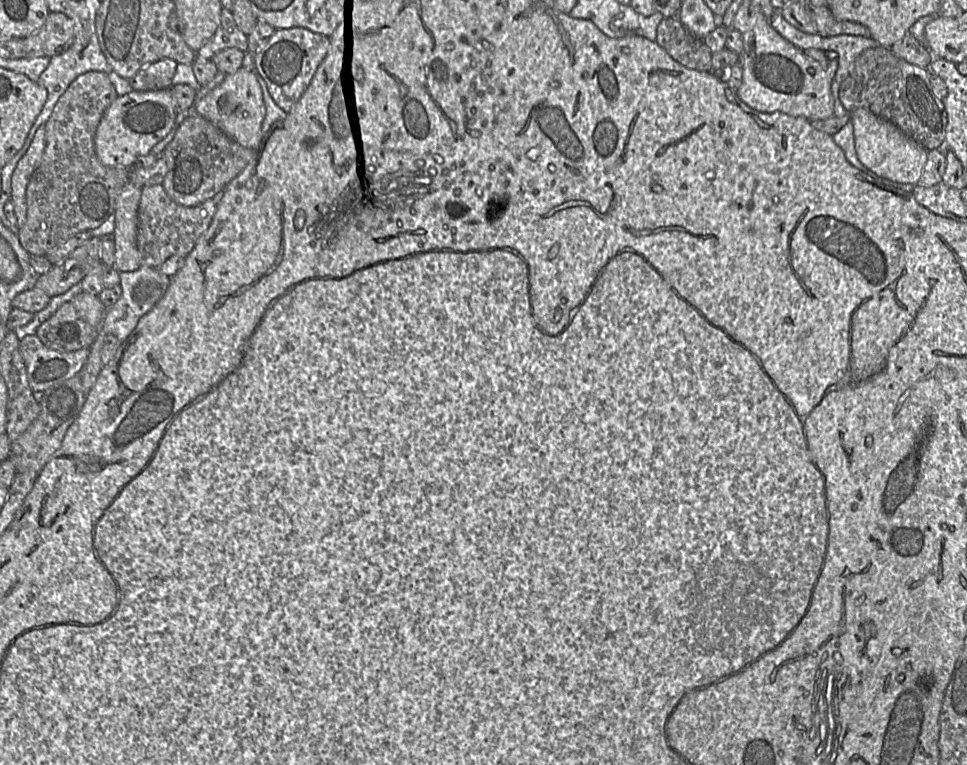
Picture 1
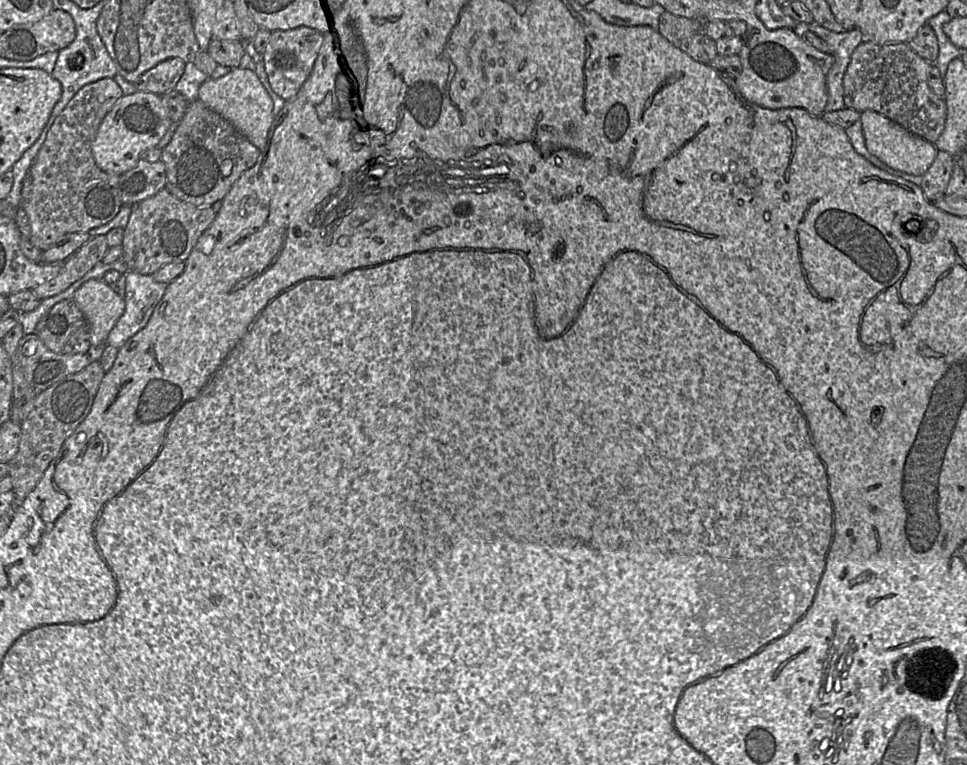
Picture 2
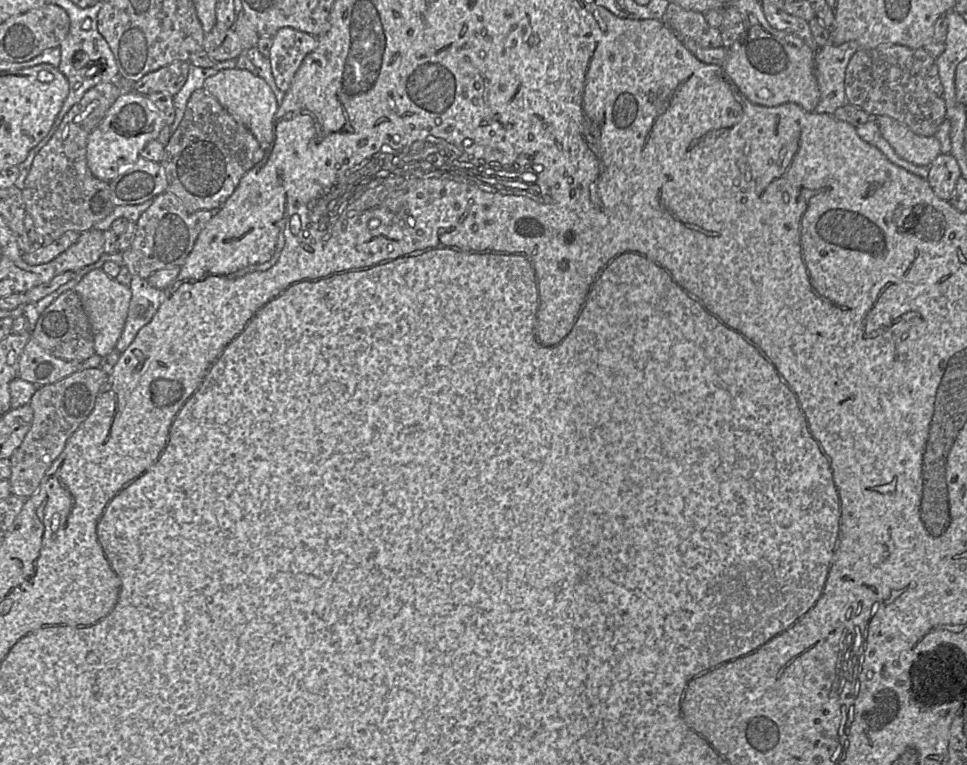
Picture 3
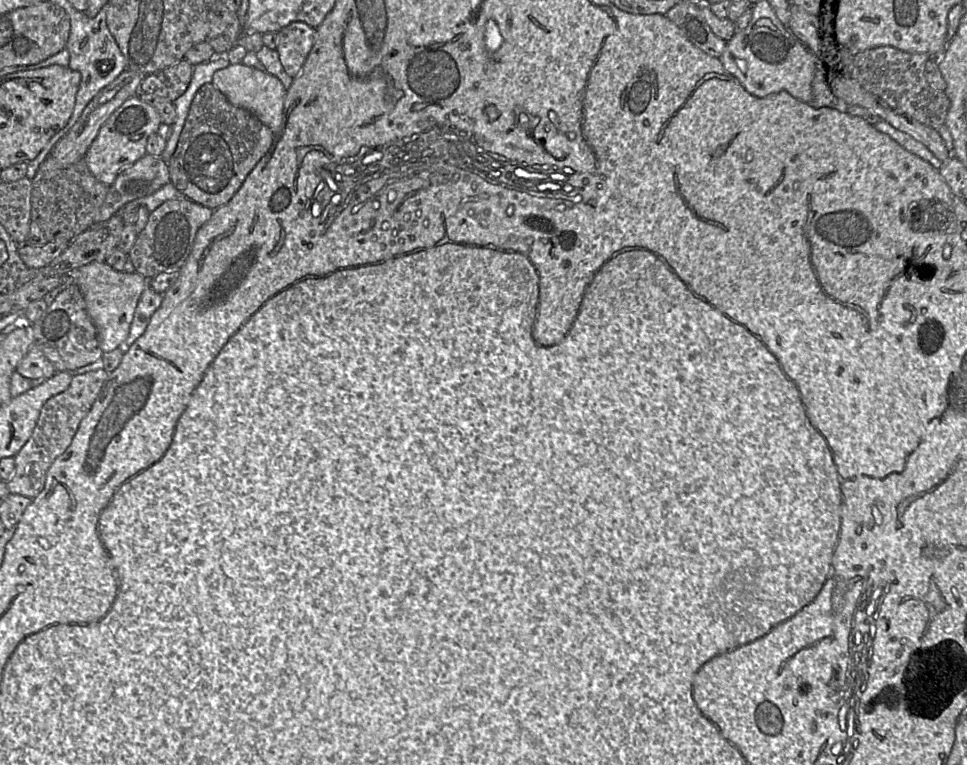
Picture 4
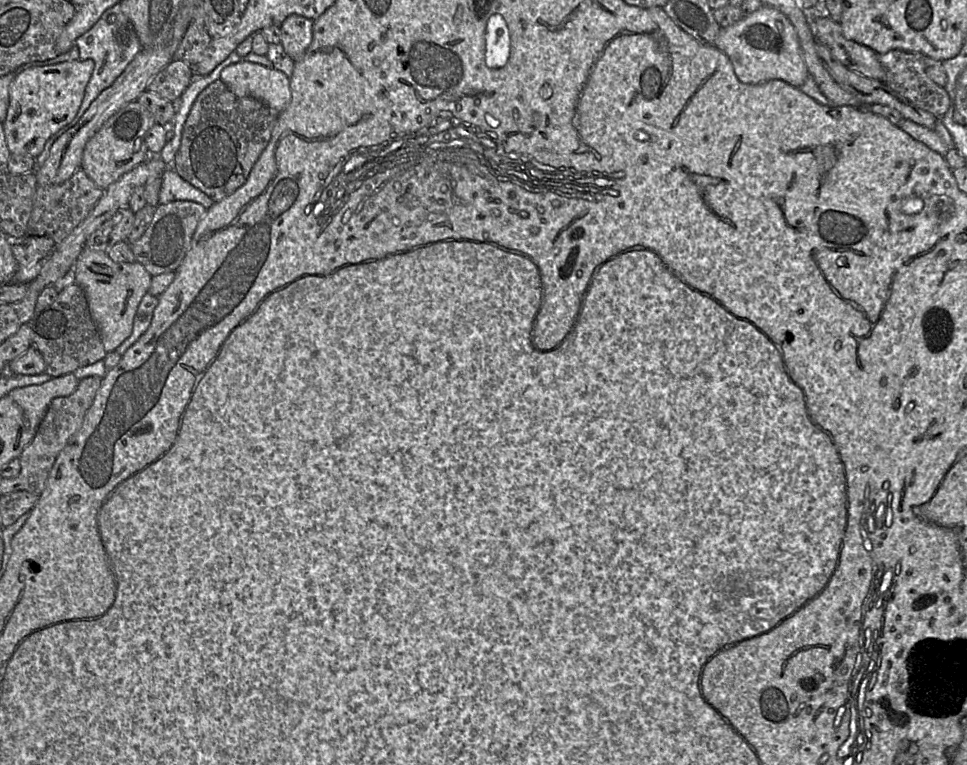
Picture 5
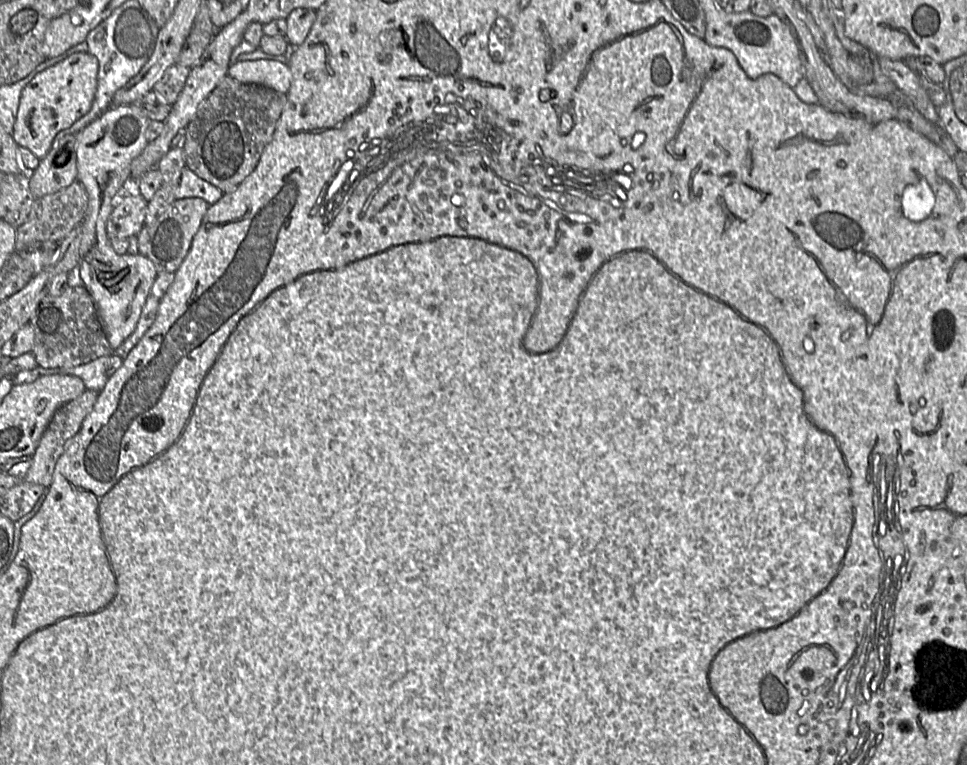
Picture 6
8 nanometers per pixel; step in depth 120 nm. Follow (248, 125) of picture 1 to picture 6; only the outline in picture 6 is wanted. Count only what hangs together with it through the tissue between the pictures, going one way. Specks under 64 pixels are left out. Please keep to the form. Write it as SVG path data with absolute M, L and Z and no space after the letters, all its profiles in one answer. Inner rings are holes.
M271 60L236 61L230 65L227 76L241 82L258 84L287 94L292 74L287 64Z

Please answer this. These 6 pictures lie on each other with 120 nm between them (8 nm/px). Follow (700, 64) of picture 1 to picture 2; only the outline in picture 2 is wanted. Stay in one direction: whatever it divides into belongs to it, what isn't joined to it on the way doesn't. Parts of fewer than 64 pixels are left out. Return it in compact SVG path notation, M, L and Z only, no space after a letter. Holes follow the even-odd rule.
M668 11L659 18L659 33L692 59L709 64L717 55L716 41L705 31L705 23L695 18L676 16Z

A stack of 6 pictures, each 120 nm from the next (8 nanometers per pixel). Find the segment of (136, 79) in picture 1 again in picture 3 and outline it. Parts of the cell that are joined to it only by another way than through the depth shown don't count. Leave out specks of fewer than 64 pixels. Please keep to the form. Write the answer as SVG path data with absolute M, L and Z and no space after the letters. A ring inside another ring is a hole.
M189 61L173 62L142 77L133 84L132 90L144 96L153 93L167 93L174 96L187 80L189 65Z

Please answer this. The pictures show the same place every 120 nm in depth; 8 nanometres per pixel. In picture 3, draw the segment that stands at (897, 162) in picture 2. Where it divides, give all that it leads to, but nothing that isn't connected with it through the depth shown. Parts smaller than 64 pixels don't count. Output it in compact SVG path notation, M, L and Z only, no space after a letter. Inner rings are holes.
M877 116L881 135L904 160L917 166L930 166L941 153L941 144L935 135L922 136L889 116Z

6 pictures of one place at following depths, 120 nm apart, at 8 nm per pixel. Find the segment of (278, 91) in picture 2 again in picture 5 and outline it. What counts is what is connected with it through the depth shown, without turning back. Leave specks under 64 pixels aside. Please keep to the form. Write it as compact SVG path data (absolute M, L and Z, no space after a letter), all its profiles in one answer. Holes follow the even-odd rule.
M292 14L281 24L281 45L296 62L307 50L313 38L314 20Z

